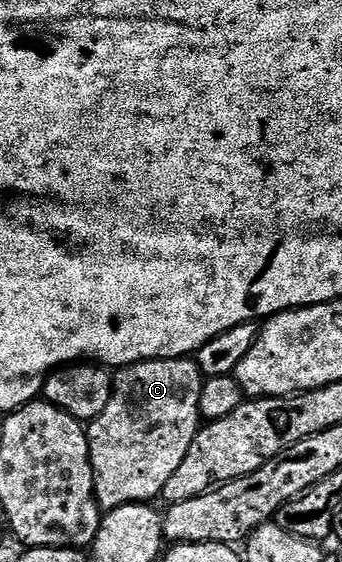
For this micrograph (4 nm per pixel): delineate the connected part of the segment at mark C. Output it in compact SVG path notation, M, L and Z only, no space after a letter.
M188 356L182 358L155 358L149 362L135 362L133 366L126 366L115 371L112 379L112 395L110 396L110 404L106 404L106 412L102 412L102 416L98 416L92 422L87 423L86 426L88 443L90 444L90 460L94 472L96 502L101 511L117 510L119 506L133 506L136 502L148 504L153 501L151 498L159 499L163 495L166 480L170 480L170 476L174 476L174 471L178 469L178 464L182 464L186 452L190 452L190 444L194 444L194 436L201 428L200 397L202 396L204 380L205 377L200 373L198 364Z

